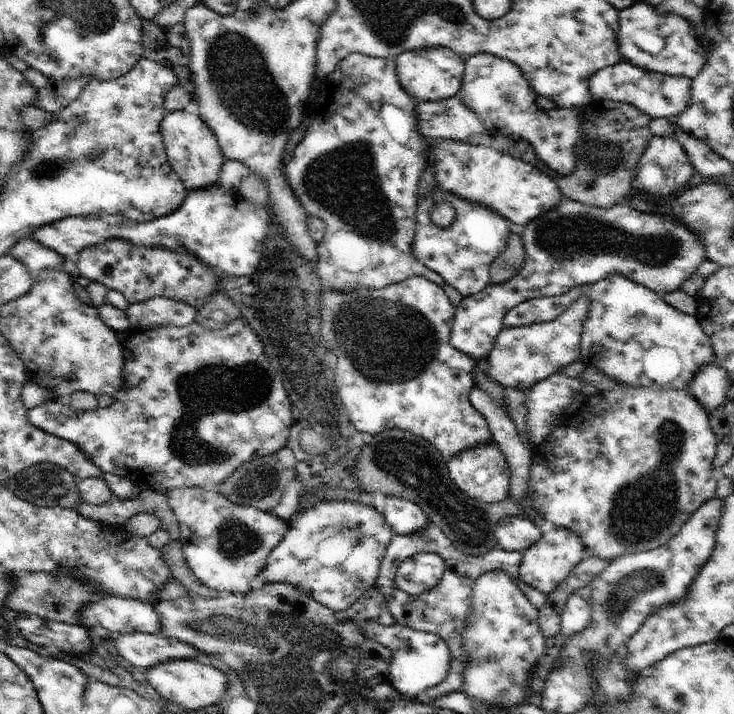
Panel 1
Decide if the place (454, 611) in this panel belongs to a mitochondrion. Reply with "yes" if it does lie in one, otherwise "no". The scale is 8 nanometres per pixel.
yes

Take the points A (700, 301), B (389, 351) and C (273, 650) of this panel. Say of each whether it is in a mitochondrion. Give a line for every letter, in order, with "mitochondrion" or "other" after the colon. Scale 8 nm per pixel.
A: other
B: mitochondrion
C: mitochondrion

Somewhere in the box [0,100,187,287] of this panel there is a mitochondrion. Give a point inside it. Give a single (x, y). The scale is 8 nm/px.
(51, 167)

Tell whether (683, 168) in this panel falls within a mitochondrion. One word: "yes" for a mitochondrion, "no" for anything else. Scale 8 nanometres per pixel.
no

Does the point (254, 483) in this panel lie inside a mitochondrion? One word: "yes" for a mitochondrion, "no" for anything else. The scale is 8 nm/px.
yes

